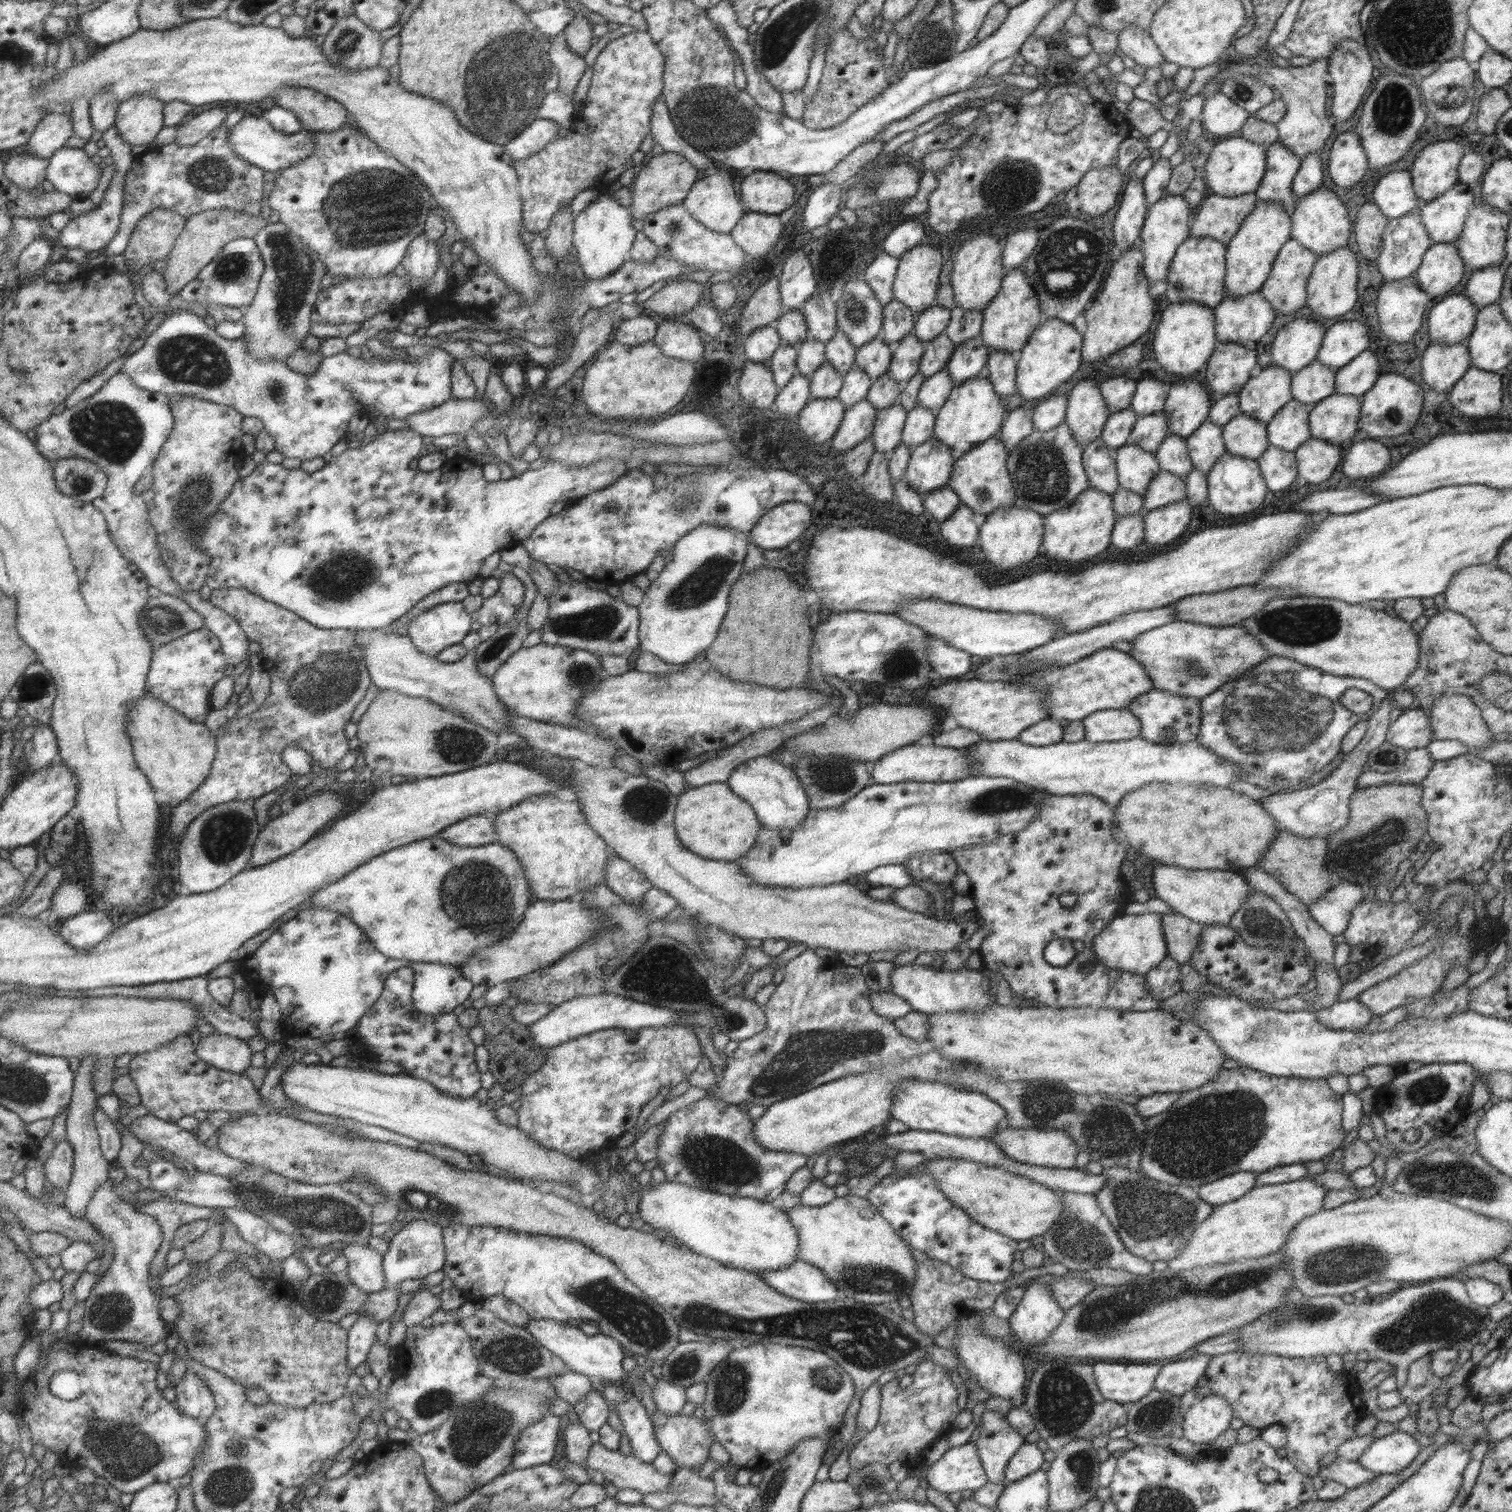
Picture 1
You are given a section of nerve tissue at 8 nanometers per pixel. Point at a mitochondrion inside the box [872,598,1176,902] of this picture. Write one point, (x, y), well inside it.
(1001, 800)

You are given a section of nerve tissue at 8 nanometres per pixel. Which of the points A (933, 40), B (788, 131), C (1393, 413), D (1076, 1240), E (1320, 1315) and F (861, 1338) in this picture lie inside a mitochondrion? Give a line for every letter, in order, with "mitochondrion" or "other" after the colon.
A: mitochondrion
B: other
C: mitochondrion
D: mitochondrion
E: mitochondrion
F: mitochondrion

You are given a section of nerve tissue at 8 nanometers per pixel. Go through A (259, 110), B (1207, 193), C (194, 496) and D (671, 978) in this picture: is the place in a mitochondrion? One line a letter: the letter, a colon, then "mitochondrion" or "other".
A: other
B: other
C: mitochondrion
D: mitochondrion

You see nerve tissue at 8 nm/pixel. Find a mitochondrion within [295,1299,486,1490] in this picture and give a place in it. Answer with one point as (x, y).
(436, 1401)

